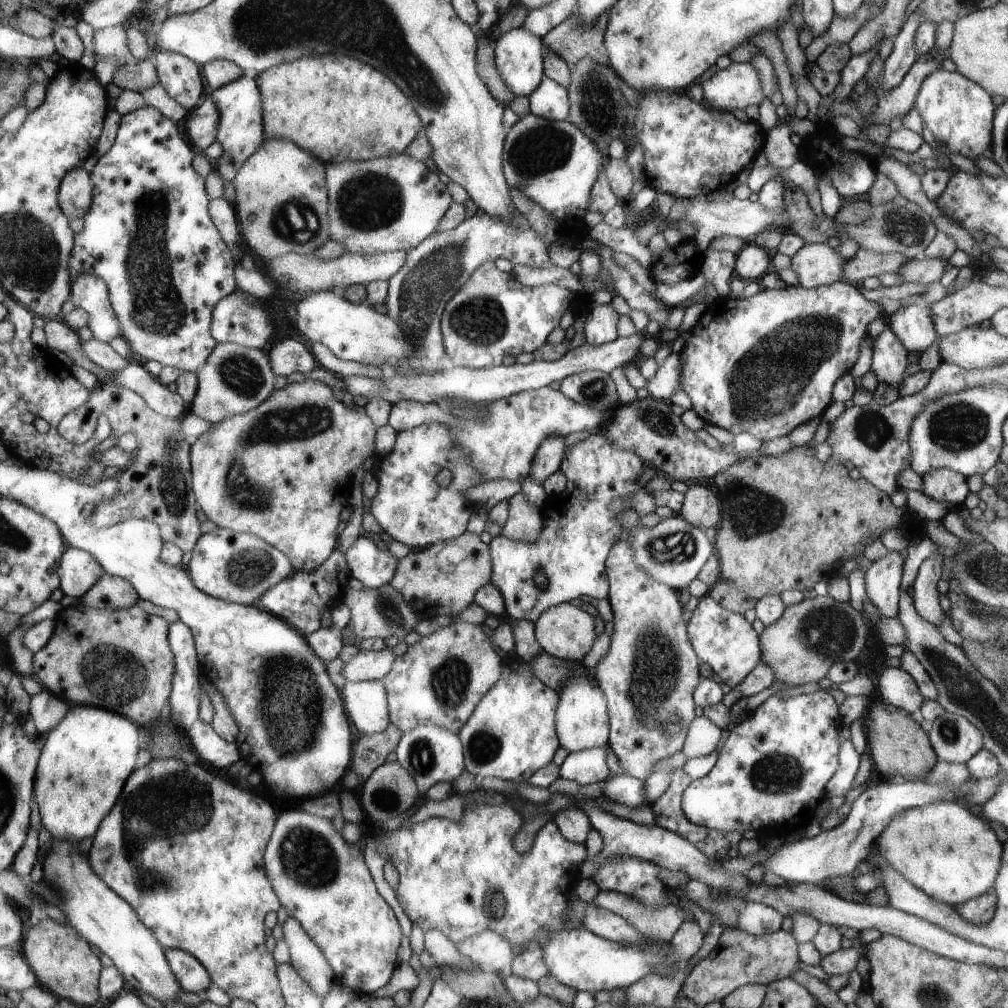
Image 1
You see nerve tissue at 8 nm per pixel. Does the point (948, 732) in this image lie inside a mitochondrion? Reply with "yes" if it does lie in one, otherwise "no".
yes

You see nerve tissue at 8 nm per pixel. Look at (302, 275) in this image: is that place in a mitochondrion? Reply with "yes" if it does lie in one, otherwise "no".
no

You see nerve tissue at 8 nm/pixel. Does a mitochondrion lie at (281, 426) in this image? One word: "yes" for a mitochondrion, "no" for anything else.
yes

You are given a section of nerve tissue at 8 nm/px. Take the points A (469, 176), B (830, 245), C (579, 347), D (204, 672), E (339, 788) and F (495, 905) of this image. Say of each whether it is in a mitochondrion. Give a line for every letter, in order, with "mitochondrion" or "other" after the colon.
A: other
B: other
C: other
D: other
E: other
F: mitochondrion

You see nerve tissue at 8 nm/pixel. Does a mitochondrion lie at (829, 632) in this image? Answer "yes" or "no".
yes

